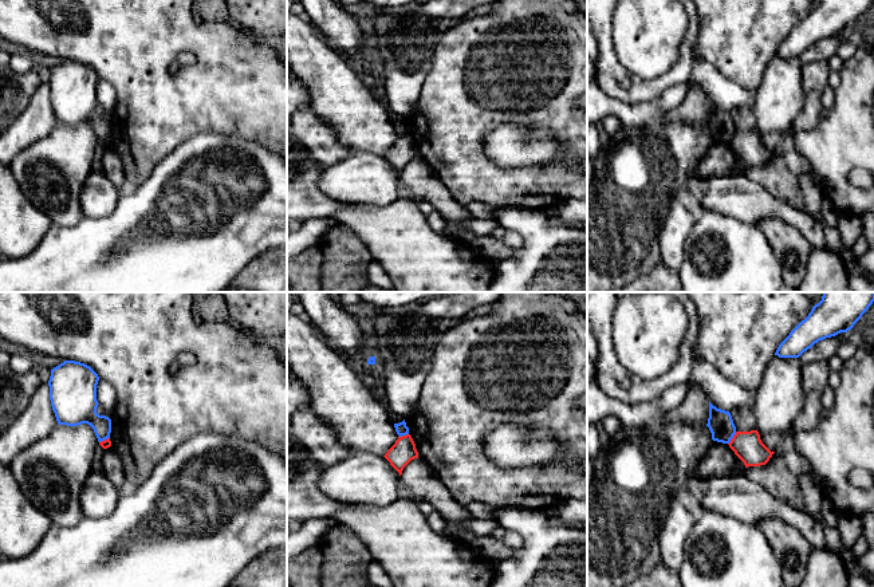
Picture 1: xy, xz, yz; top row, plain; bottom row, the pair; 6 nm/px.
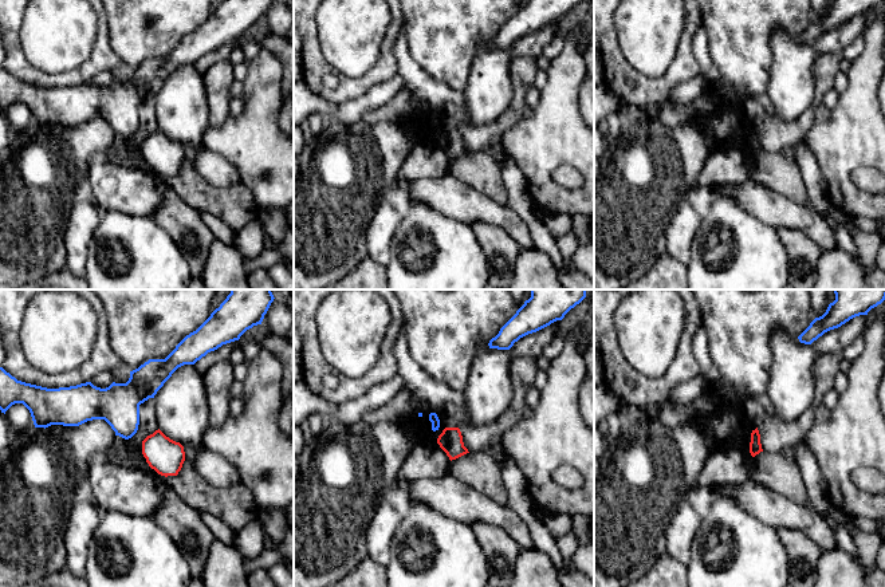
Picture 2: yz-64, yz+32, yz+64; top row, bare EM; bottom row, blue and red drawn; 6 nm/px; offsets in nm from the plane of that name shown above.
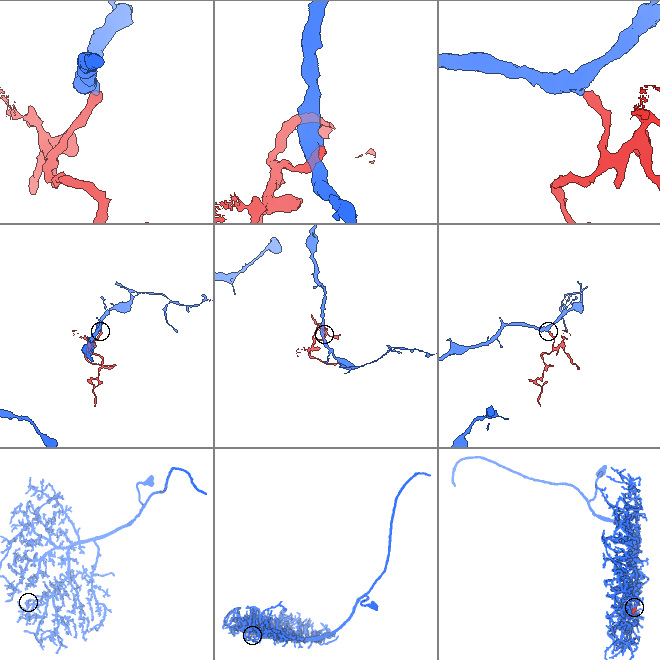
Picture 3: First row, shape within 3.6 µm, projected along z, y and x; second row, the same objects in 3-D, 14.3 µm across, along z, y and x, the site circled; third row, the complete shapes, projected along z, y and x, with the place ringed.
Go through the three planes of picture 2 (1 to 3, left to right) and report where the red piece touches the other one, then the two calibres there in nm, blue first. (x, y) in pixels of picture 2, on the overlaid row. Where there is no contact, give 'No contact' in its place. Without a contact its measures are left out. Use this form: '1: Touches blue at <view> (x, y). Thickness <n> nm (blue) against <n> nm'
1: No contact
2: No contact
3: No contact

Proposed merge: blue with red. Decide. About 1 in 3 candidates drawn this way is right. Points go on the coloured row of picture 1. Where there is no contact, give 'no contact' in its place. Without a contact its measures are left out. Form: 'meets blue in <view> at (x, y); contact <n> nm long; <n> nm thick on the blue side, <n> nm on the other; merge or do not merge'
meets blue in yz at (732, 437); contact 90 nm long; 150 nm thick on the blue side, 180 nm on the other; do not merge

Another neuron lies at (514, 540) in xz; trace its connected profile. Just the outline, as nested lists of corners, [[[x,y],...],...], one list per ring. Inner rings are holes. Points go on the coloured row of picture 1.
[[[507,531],[504,539],[503,539],[504,544],[508,545],[512,549],[519,549],[523,547],[523,537],[513,531]]]

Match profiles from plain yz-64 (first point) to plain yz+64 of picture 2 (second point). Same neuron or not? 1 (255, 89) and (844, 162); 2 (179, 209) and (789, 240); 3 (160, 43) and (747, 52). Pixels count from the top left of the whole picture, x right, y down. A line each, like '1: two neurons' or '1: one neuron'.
1: one neuron
2: one neuron
3: one neuron

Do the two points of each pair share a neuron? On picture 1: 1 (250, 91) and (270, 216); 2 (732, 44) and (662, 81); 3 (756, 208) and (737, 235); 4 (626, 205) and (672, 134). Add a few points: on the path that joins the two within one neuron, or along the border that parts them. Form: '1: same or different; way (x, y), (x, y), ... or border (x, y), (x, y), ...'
1: different; border (227, 137), (248, 138), (272, 153)
2: different; border (696, 14), (699, 44)
3: different; border (716, 211), (755, 224)
4: same; way (646, 197), (665, 178), (672, 154)

